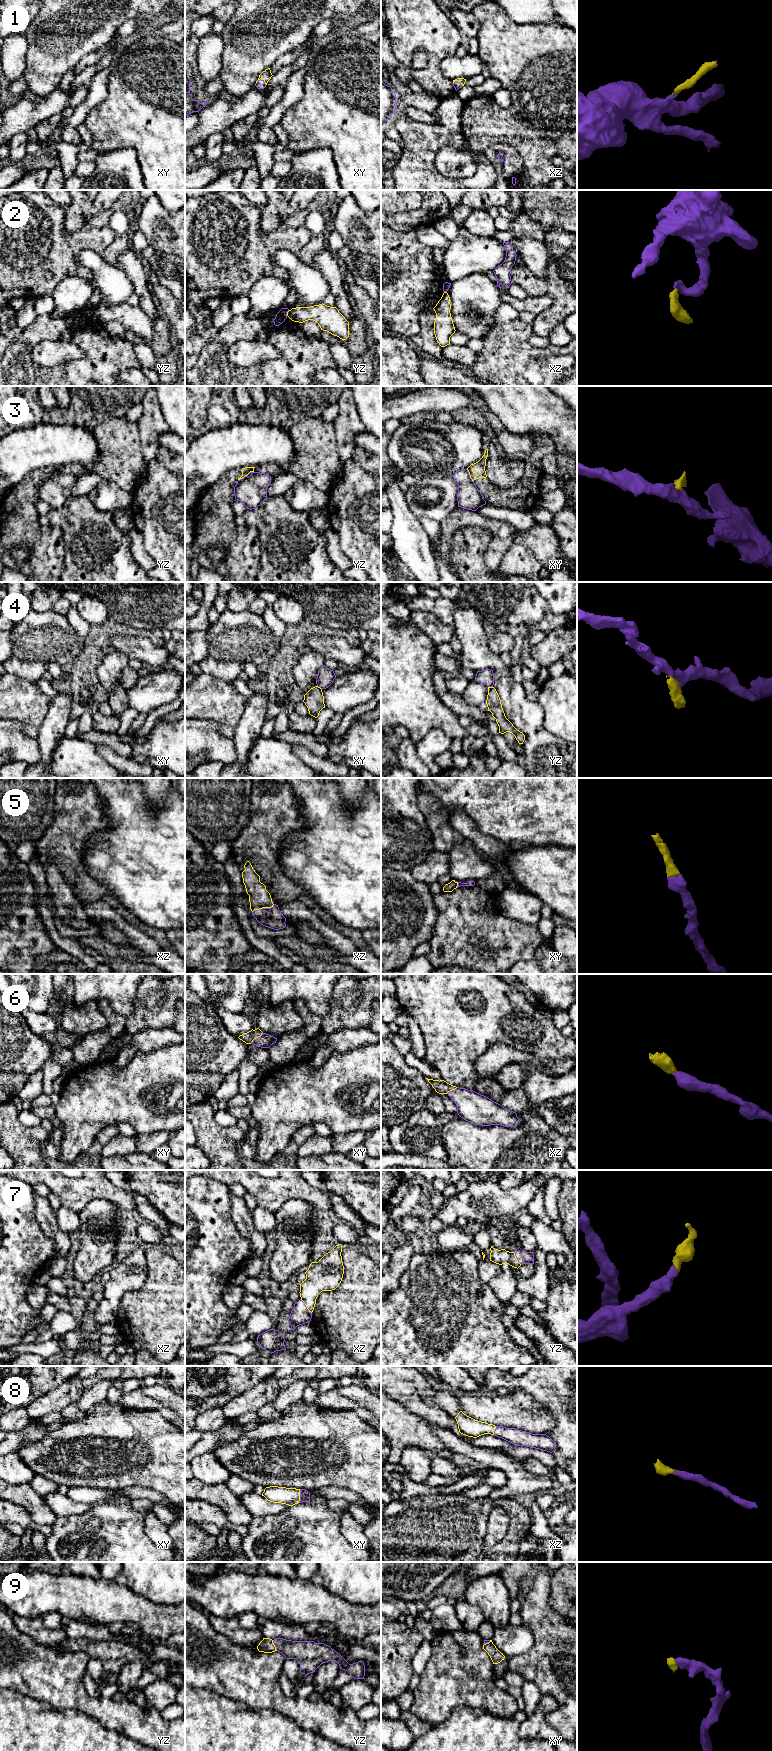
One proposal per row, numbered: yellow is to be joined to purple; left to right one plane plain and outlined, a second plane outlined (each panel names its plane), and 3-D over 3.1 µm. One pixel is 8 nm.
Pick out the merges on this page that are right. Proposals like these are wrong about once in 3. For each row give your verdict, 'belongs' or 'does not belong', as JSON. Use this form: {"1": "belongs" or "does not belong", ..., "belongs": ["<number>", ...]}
{"1": "belongs", "2": "does not belong", "3": "does not belong", "4": "does not belong", "5": "belongs", "6": "belongs", "7": "belongs", "8": "belongs", "9": "belongs", "belongs": ["1", "5", "6", "7", "8", "9"]}

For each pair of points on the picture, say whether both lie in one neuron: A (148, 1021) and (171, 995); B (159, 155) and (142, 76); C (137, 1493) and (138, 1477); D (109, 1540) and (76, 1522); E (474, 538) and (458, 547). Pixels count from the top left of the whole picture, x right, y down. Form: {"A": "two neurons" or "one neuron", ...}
{"A": "one neuron", "B": "one neuron", "C": "two neurons", "D": "one neuron", "E": "one neuron"}

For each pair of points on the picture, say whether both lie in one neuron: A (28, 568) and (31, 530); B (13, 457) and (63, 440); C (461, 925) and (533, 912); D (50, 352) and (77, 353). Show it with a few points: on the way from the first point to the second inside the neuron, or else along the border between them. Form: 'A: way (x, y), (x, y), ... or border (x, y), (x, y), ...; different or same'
A: way (35, 559), (35, 539); same
B: way (25, 450), (51, 445); same
C: border (496, 896), (496, 905), (502, 914), (529, 925); different
D: way (57, 352), (70, 352); same

